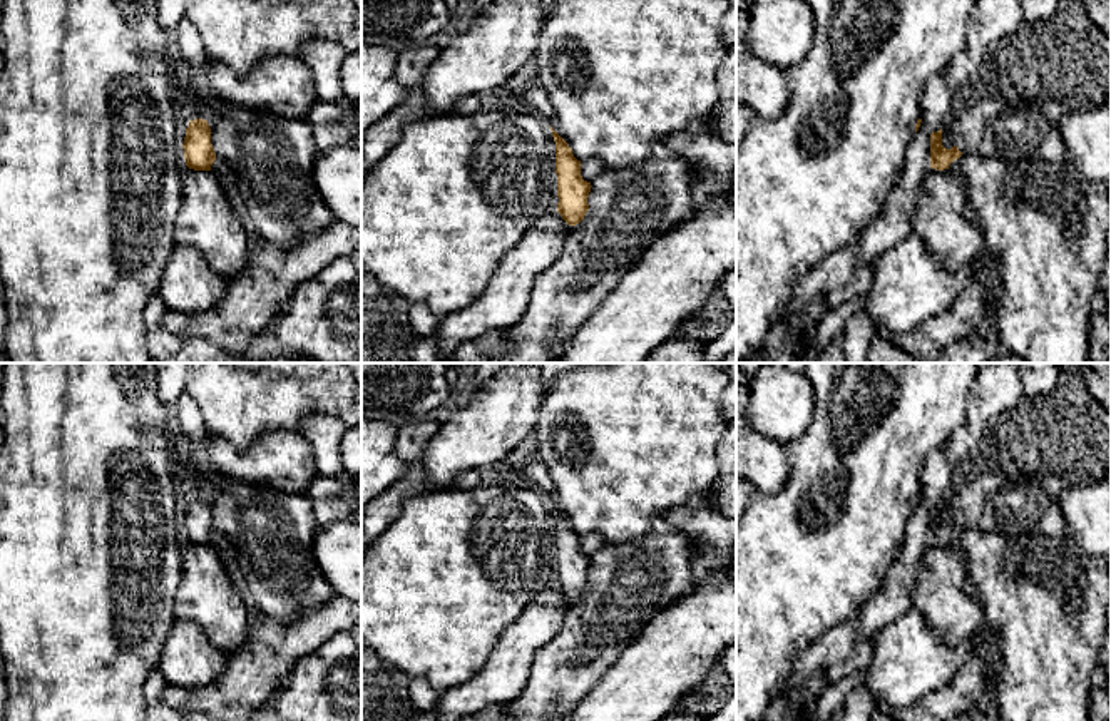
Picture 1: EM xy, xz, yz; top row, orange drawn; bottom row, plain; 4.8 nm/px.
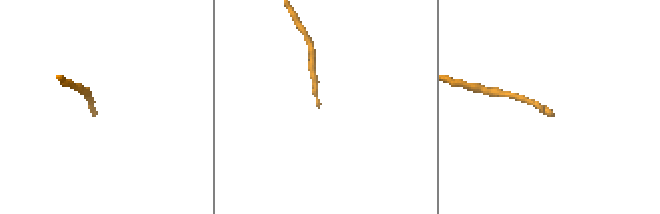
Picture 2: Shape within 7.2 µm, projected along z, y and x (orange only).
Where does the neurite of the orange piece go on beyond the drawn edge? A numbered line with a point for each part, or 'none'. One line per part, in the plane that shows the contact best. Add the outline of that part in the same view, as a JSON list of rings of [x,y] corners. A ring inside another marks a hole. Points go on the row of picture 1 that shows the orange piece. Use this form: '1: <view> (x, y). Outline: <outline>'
1: yz (1048, 226). Outline: [[[962,154],[950,162],[949,171],[960,176],[967,186],[965,214],[984,236],[980,256],[999,261],[1002,268],[1002,293],[992,313],[999,345],[1026,363],[1091,363],[1091,298],[1099,289],[1106,266],[1106,243],[1111,233],[1111,184],[1083,177],[1067,161],[1002,162]]]

